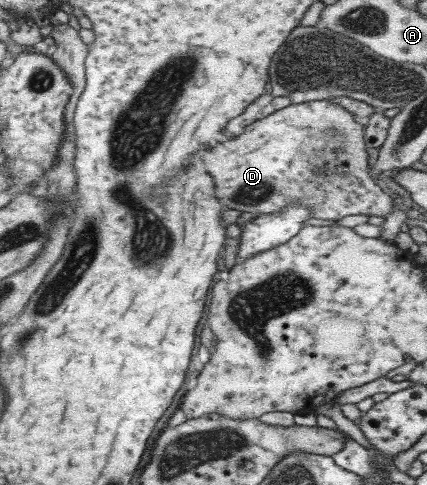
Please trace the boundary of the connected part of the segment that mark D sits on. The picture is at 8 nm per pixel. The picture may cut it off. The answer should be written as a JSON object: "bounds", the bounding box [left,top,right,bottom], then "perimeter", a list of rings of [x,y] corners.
{"bounds":[204,100,395,221],"perimeter":[[[331,100],[309,101],[290,104],[285,108],[277,108],[274,110],[274,113],[262,119],[257,119],[250,125],[248,124],[244,132],[236,136],[236,139],[216,145],[216,147],[204,157],[204,163],[206,163],[206,167],[208,167],[208,173],[210,173],[212,179],[214,179],[216,199],[218,199],[224,207],[228,207],[228,209],[237,209],[242,212],[250,211],[250,213],[255,214],[276,213],[277,211],[281,211],[283,207],[287,207],[289,203],[301,203],[301,205],[305,205],[305,207],[311,209],[311,217],[315,217],[316,219],[332,219],[332,221],[342,219],[342,217],[346,217],[346,215],[374,215],[374,217],[387,218],[395,210],[392,196],[384,192],[370,175],[371,168],[368,166],[368,153],[366,152],[366,145],[364,144],[364,122]]]}

